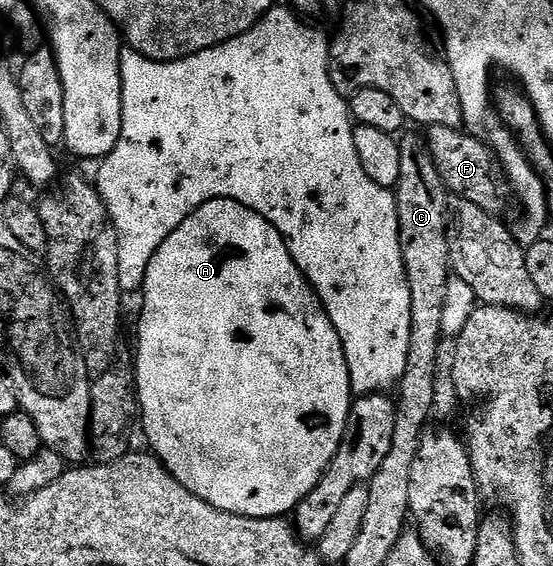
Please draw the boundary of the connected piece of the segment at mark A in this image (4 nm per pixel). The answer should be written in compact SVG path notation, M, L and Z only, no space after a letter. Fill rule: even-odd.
M226 198L211 200L207 204L203 204L194 214L187 216L187 220L183 220L183 224L179 224L179 228L175 228L175 232L171 232L171 236L167 236L167 240L163 240L163 244L159 244L155 256L151 256L151 264L145 273L144 294L145 303L141 306L141 327L137 330L135 373L137 375L137 400L141 404L141 423L145 425L148 449L161 459L161 463L168 468L169 475L175 480L179 480L179 484L183 484L183 488L187 488L187 492L195 492L195 496L199 496L199 500L207 500L207 504L211 504L223 512L231 512L232 514L247 516L248 518L280 518L288 515L288 510L289 513L296 511L297 506L303 500L303 496L307 496L307 492L311 492L311 488L317 486L317 481L325 475L325 469L327 469L331 464L331 460L337 454L339 444L345 435L347 416L349 415L350 408L353 406L355 395L351 388L347 356L343 352L343 344L339 340L339 332L335 332L335 324L331 324L331 320L327 316L319 296L311 288L311 284L305 279L303 272L299 272L295 260L291 260L291 252L287 252L287 244L283 240L283 236L279 236L277 229L266 218L259 216L259 212L255 212L235 200L227 200Z

